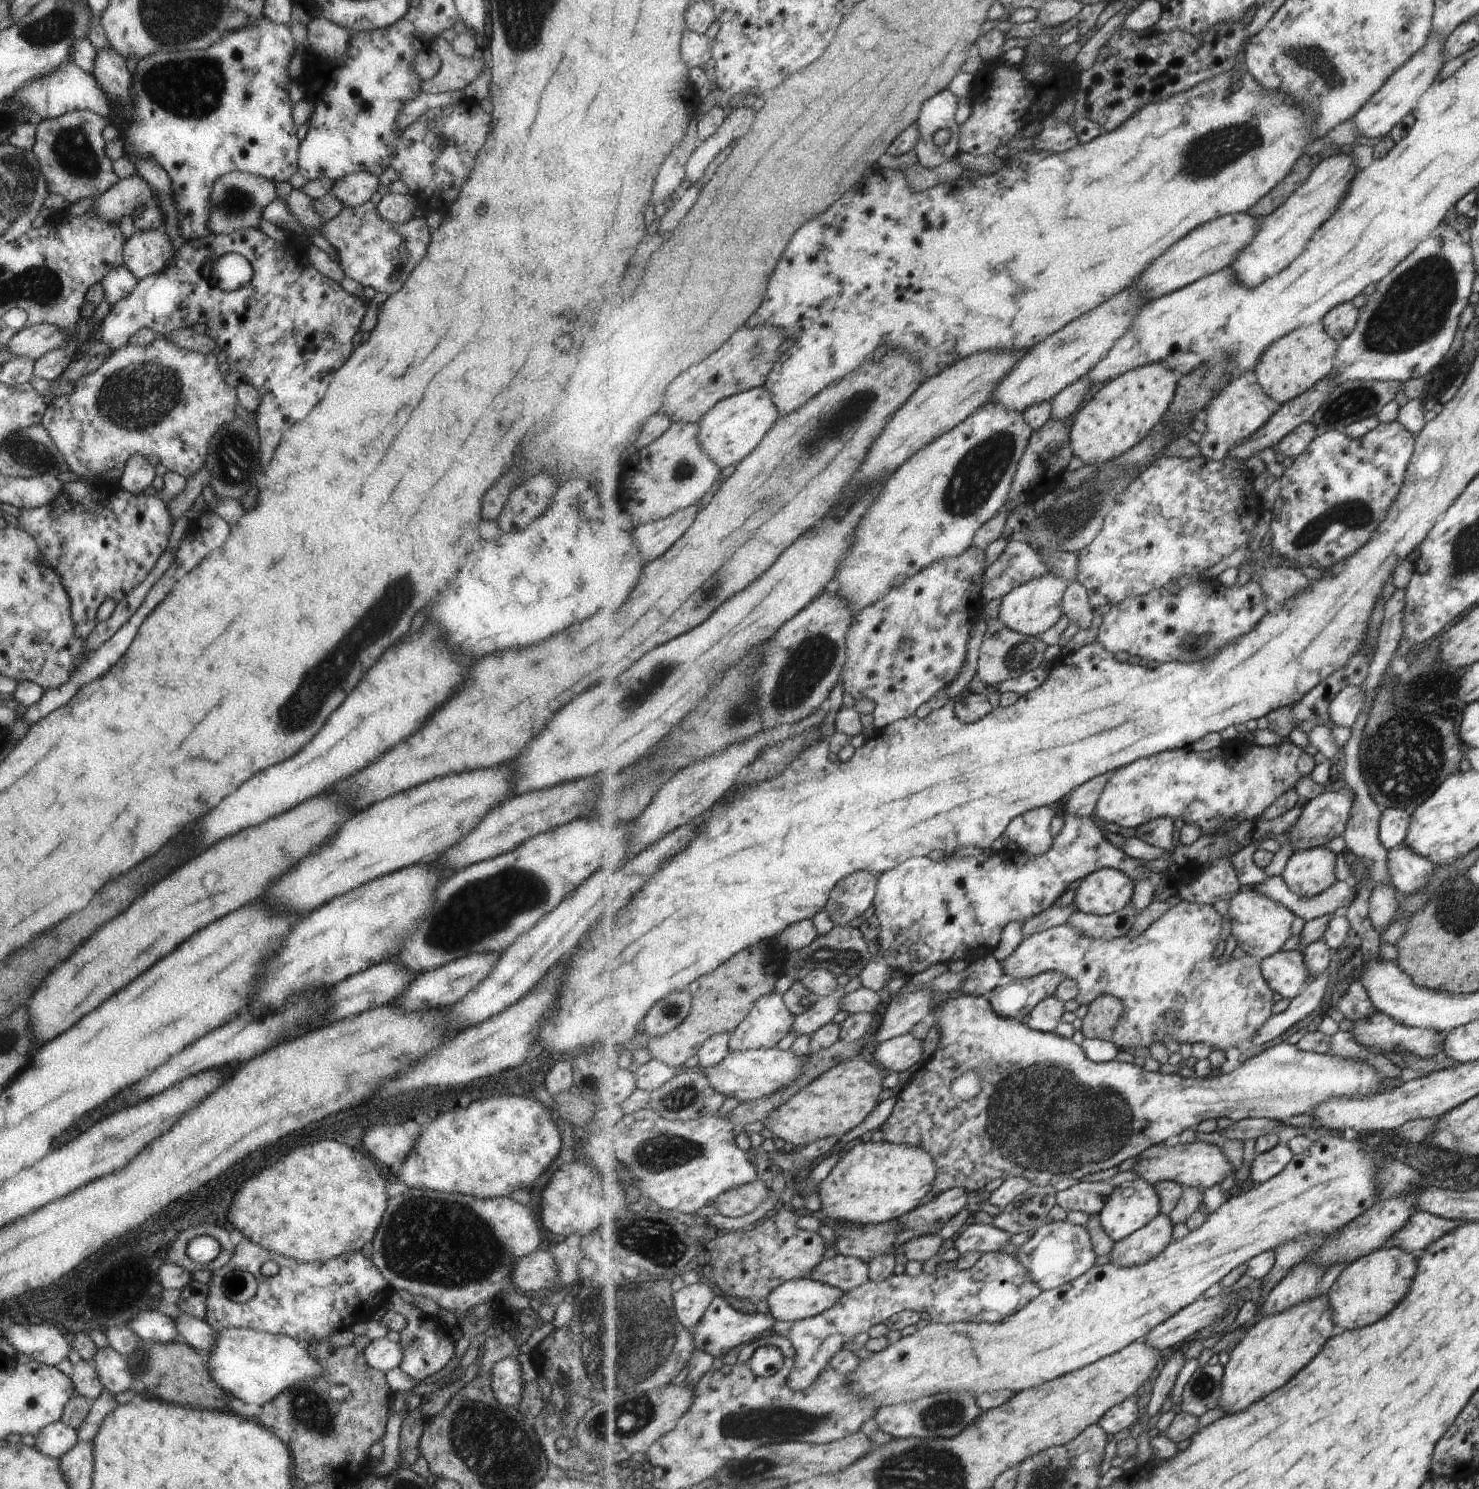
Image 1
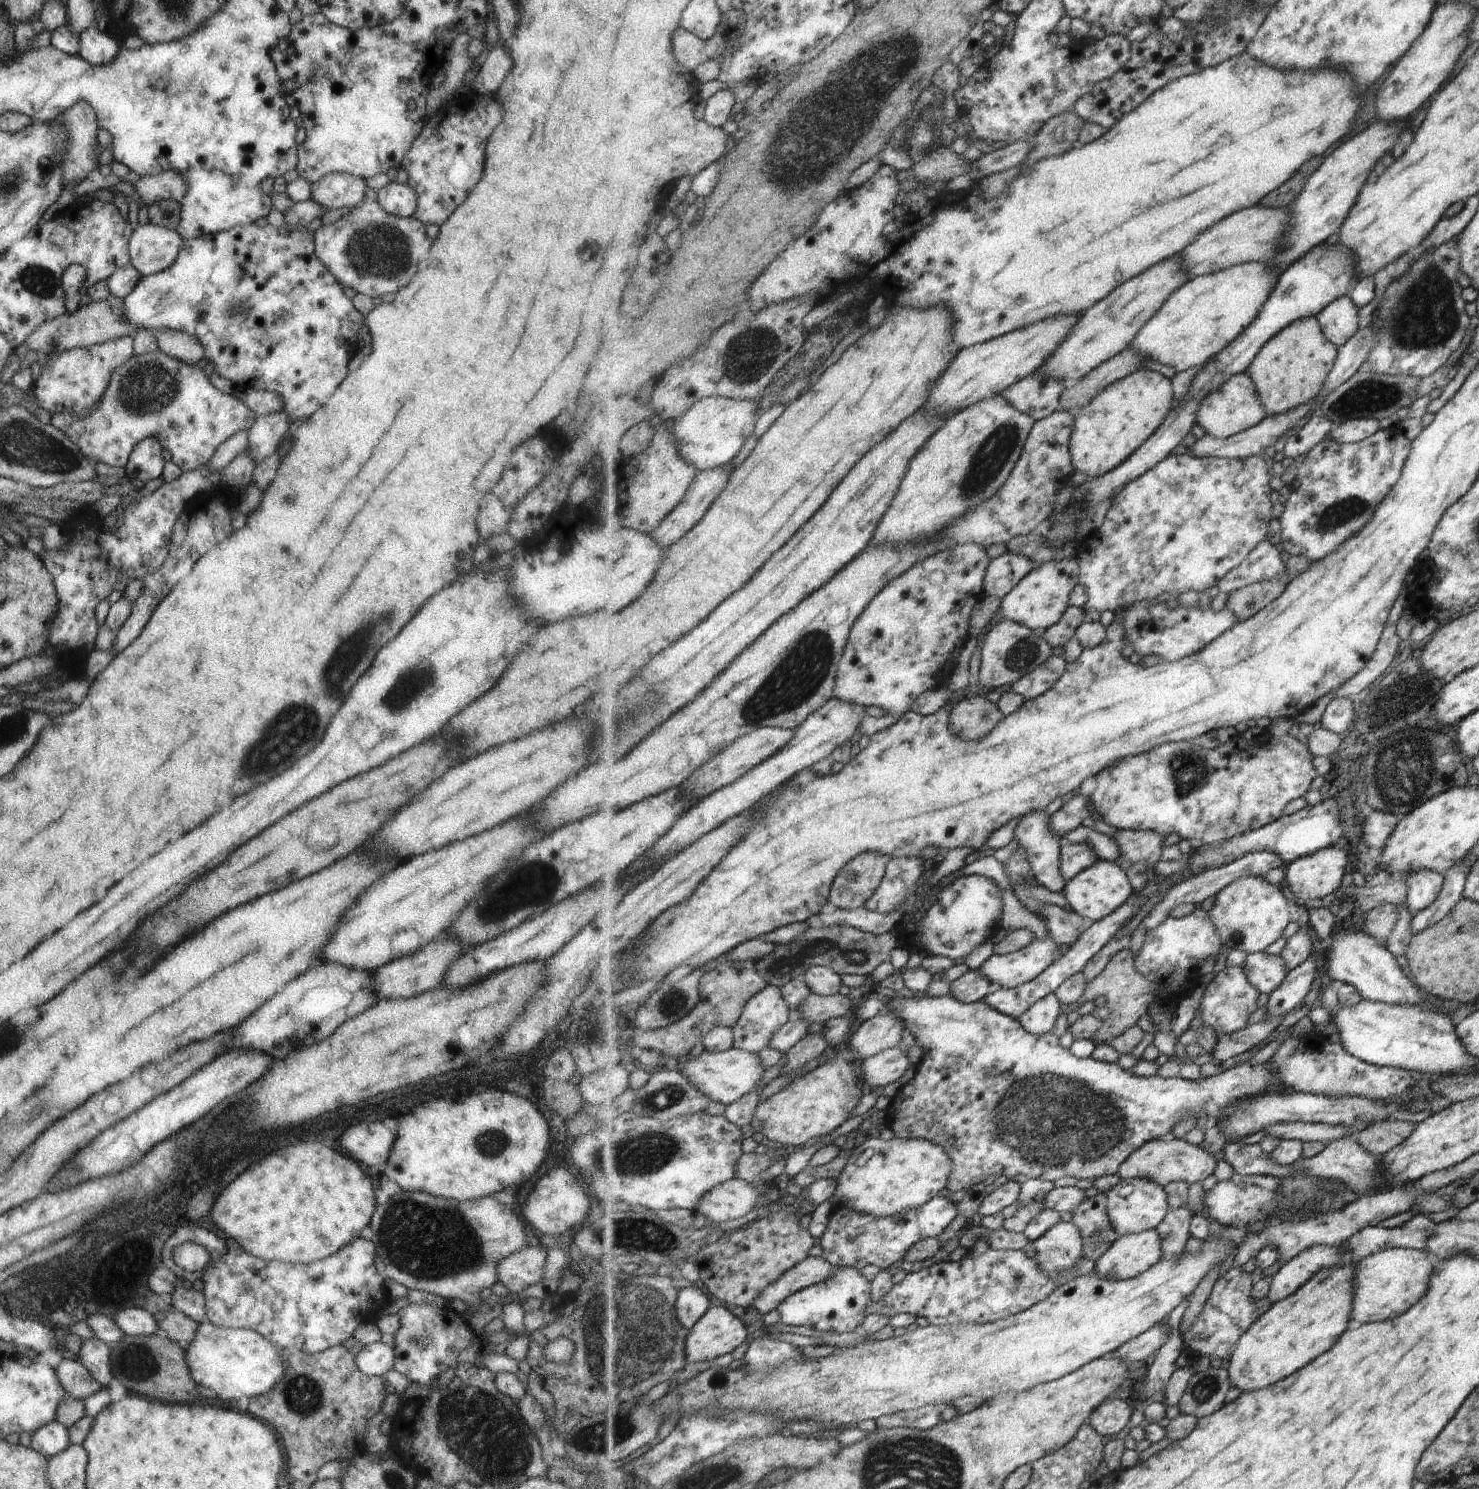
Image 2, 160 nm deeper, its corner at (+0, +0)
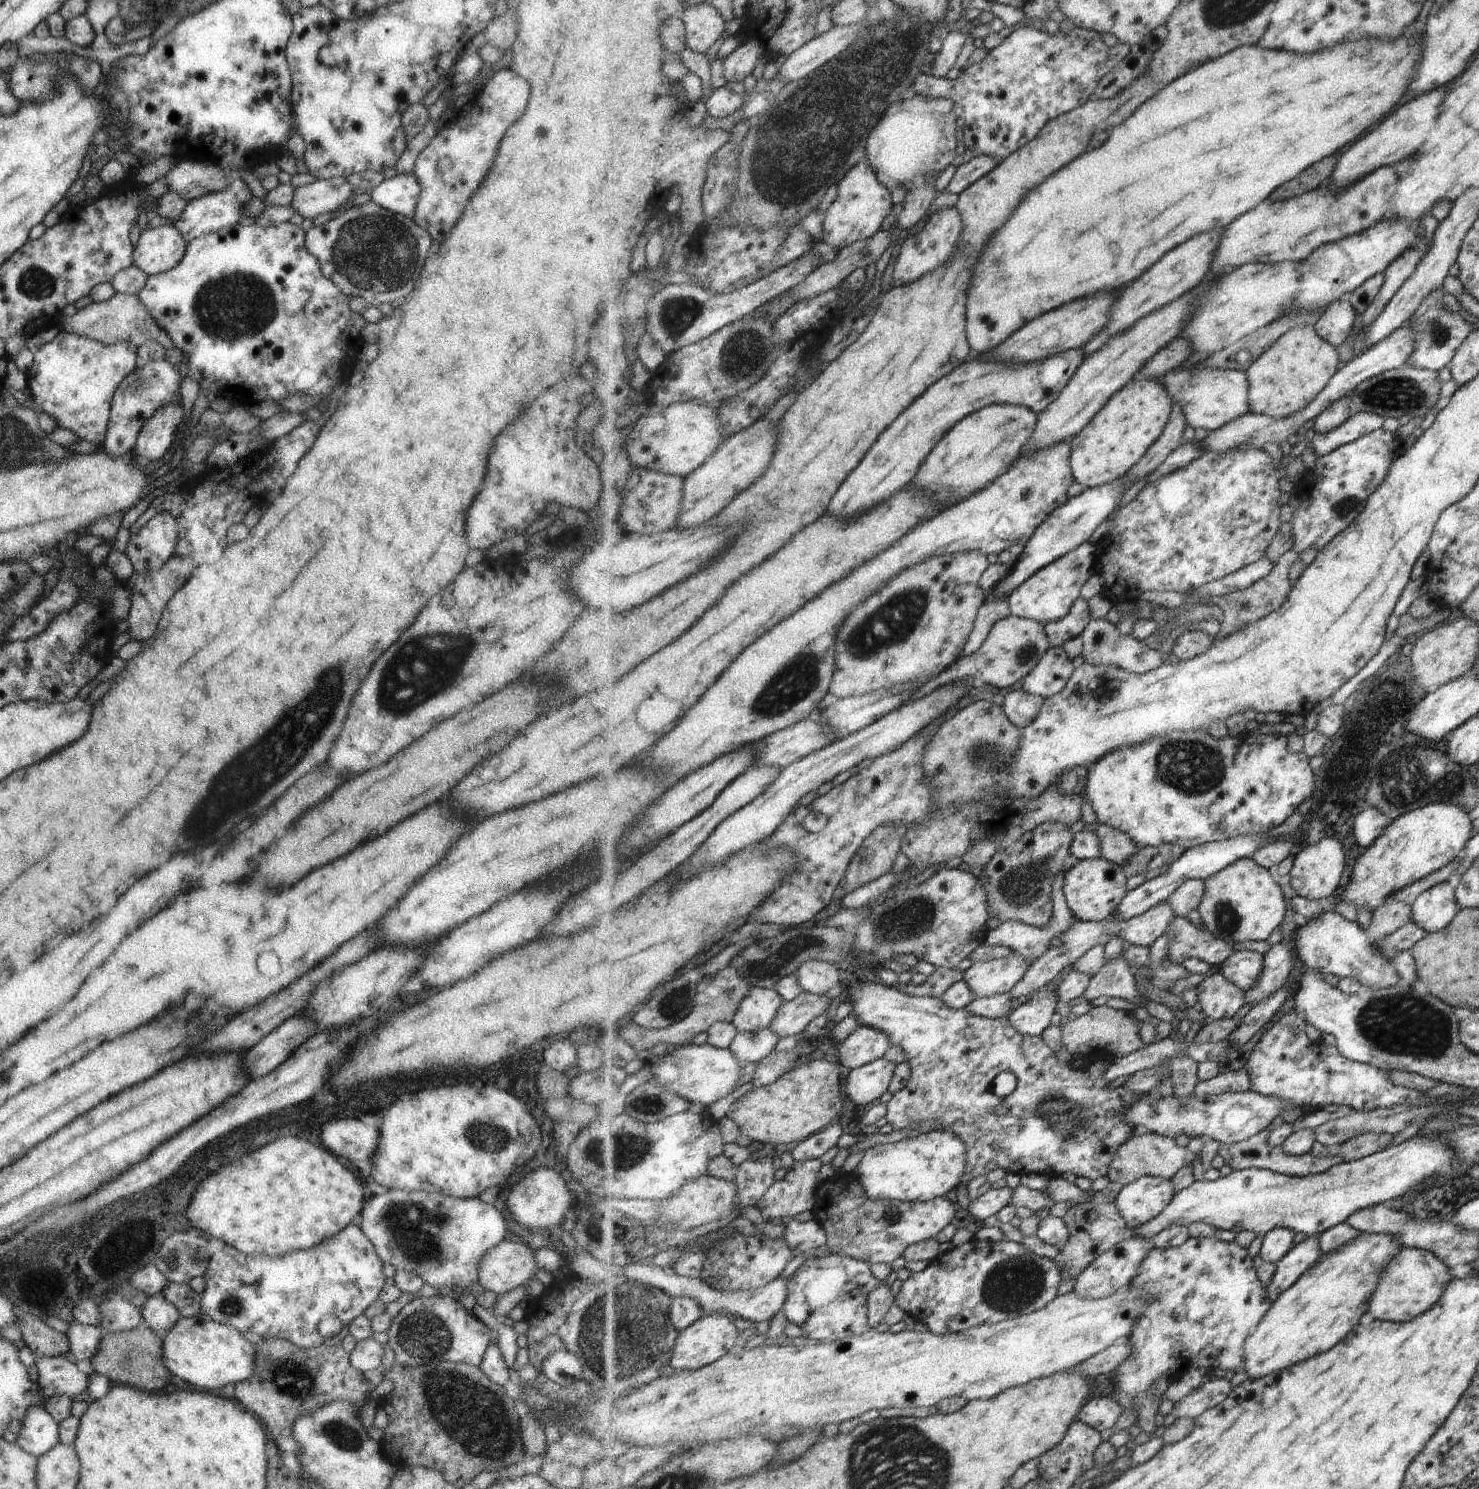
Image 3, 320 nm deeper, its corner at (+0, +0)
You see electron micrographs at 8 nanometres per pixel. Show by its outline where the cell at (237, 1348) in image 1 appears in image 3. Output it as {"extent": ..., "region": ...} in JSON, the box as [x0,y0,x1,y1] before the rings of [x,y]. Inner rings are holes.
{"extent":[161,1312,254,1392],"region":[[[200,1312],[194,1317],[179,1317],[161,1338],[162,1365],[191,1389],[209,1392],[225,1384],[235,1385],[254,1374],[253,1344],[245,1340],[238,1330],[209,1320]]]}

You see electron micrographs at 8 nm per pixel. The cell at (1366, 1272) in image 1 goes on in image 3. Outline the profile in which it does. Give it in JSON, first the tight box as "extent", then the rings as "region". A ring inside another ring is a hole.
{"extent":[1369,1247,1454,1322],"region":[[[1403,1247],[1390,1262],[1386,1272],[1382,1274],[1378,1288],[1375,1289],[1374,1296],[1370,1298],[1371,1310],[1369,1312],[1379,1320],[1407,1322],[1439,1302],[1454,1273],[1431,1251]]]}

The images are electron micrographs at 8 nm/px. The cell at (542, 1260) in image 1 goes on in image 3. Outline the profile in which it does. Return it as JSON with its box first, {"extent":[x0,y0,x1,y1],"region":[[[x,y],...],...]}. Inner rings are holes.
{"extent":[477,1239,538,1296],"region":[[[504,1239],[488,1248],[477,1263],[477,1282],[499,1296],[523,1285],[538,1269],[530,1248]]]}

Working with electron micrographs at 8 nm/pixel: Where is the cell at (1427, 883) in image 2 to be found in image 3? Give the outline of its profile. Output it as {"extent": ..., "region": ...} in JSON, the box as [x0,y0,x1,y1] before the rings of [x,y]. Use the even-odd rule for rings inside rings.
{"extent":[1410,882,1459,933],"region":[[[1454,882],[1432,886],[1410,904],[1410,920],[1426,933],[1446,928],[1459,911],[1454,894]]]}

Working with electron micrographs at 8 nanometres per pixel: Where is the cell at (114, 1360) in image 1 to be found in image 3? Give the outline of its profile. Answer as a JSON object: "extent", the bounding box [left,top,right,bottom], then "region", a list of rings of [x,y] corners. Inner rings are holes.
{"extent":[64,1320,102,1376],"region":[[[74,1320],[68,1324],[64,1335],[67,1337],[69,1354],[73,1356],[76,1367],[89,1376],[94,1372],[90,1360],[102,1336],[101,1330],[95,1325],[84,1325]]]}

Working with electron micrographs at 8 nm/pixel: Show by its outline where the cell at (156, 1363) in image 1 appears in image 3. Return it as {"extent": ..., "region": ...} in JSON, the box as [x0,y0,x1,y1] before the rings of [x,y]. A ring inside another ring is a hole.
{"extent":[90,1320,172,1392],"region":[[[141,1320],[135,1328],[102,1334],[90,1360],[91,1368],[97,1374],[108,1378],[111,1385],[129,1385],[142,1391],[163,1392],[172,1387],[168,1380],[171,1374],[160,1361],[161,1351],[161,1335],[154,1333],[146,1326],[146,1322]]]}

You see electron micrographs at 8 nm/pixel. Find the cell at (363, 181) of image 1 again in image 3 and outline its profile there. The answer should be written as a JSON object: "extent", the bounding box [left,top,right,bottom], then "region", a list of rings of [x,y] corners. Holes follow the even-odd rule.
{"extent":[288,177,351,220],"region":[[[343,177],[317,179],[311,184],[294,188],[288,206],[301,218],[319,220],[337,213],[340,204],[351,196],[351,189]]]}

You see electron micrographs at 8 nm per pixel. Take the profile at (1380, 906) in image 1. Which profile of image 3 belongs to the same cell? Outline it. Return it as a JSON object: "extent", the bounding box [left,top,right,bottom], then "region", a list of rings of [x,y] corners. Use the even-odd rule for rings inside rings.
{"extent":[1367,900,1410,940],"region":[[[1395,900],[1387,901],[1374,910],[1367,932],[1374,940],[1379,940],[1393,934],[1409,921],[1410,905]]]}

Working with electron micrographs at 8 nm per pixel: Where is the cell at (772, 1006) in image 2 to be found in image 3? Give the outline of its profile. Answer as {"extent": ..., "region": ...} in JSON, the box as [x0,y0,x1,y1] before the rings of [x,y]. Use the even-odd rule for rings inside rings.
{"extent":[733,987,784,1032],"region":[[[752,987],[740,1002],[733,1023],[739,1032],[767,1028],[774,1020],[784,998],[774,988]]]}

